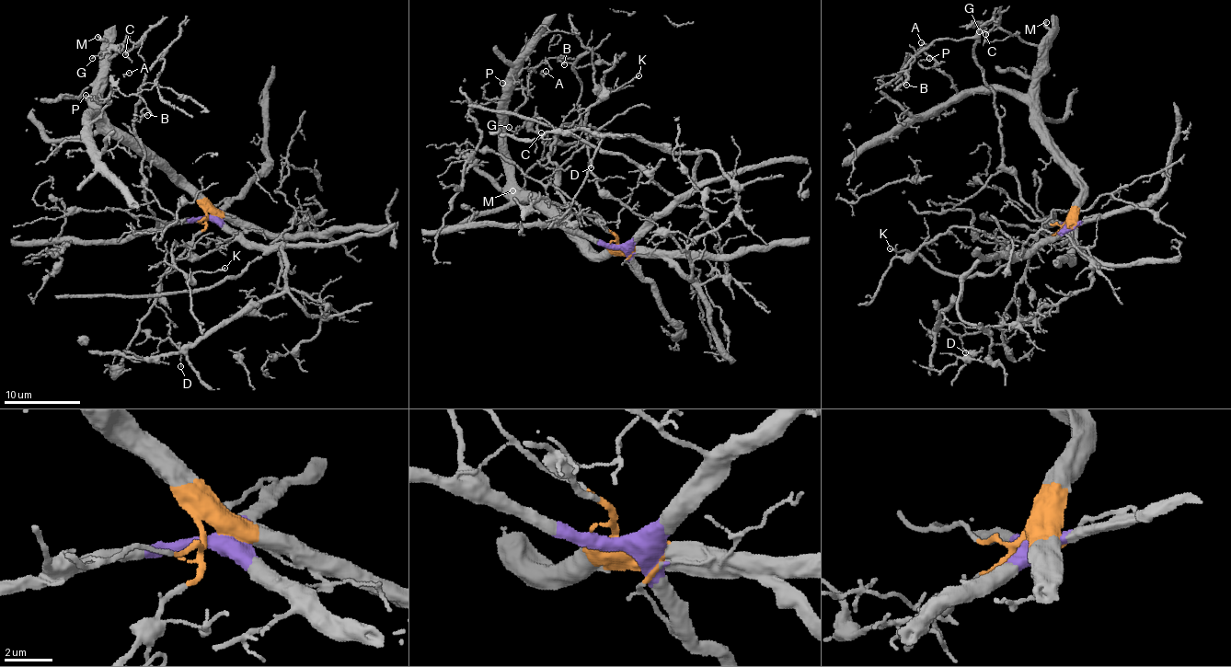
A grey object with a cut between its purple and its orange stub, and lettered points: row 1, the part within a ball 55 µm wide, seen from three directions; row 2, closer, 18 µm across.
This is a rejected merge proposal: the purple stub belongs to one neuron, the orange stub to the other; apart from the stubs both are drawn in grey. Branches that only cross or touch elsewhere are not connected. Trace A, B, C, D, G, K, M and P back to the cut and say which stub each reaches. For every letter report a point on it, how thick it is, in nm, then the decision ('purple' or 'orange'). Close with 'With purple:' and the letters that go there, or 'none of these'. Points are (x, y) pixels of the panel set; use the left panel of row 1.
A: (129, 73) | 50 nm | orange
B: (147, 115) | 120 nm | orange
C: (125, 54) | 90 nm | orange
D: (180, 366) | 100 nm | purple
G: (92, 58) | 70 nm | orange
K: (224, 268) | 100 nm | purple
M: (97, 37) | 240 nm | orange
P: (86, 95) | 90 nm | orange
With purple: D, K

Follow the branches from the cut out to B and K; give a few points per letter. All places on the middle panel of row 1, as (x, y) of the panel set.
B: (617, 246), (589, 253), (505, 160), (505, 117), (524, 100), (531, 70), (564, 63)
K: (617, 246), (632, 237), (645, 218), (609, 198), (595, 182), (588, 165), (584, 117), (597, 102), (639, 74)

